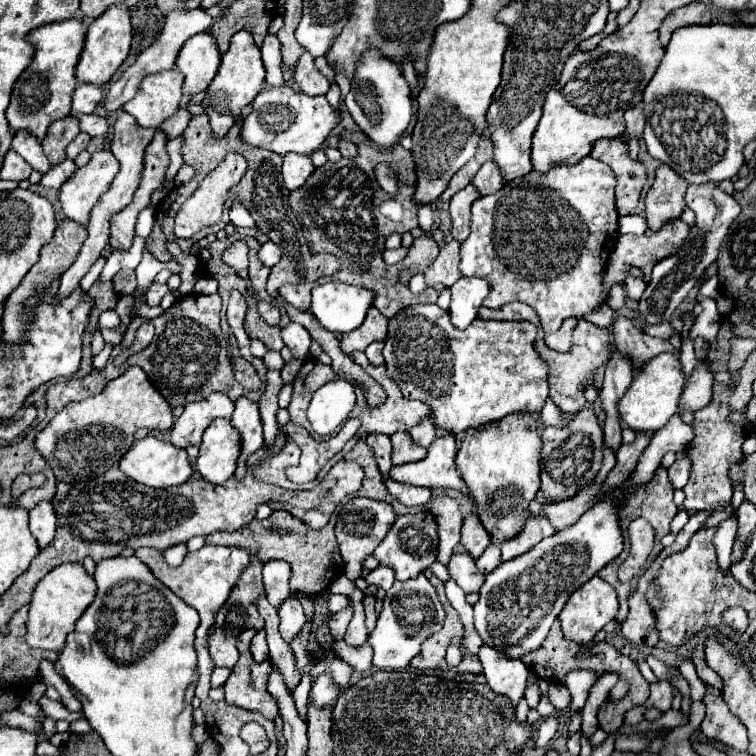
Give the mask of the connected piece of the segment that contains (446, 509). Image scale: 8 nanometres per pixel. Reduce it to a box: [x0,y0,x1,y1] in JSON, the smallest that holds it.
[431,494,461,562]

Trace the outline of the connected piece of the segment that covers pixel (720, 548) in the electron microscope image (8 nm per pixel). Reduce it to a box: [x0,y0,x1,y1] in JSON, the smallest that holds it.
[713,518,737,570]

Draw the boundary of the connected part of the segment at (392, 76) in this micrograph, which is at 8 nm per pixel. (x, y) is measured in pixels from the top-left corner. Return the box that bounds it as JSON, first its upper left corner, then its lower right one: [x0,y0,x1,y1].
[345,48,411,148]

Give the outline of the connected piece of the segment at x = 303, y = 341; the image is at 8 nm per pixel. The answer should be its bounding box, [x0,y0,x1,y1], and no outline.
[281,322,311,360]

